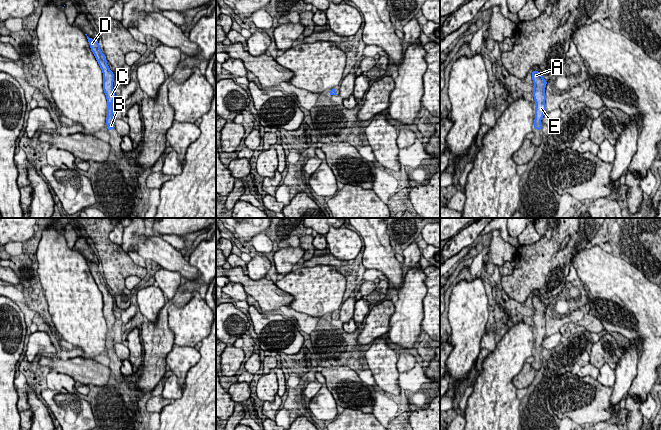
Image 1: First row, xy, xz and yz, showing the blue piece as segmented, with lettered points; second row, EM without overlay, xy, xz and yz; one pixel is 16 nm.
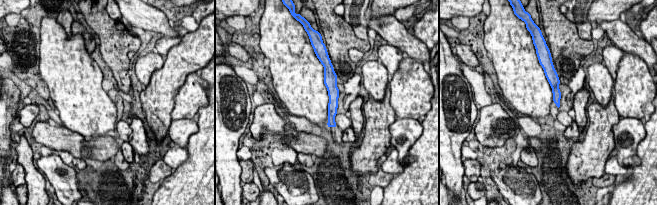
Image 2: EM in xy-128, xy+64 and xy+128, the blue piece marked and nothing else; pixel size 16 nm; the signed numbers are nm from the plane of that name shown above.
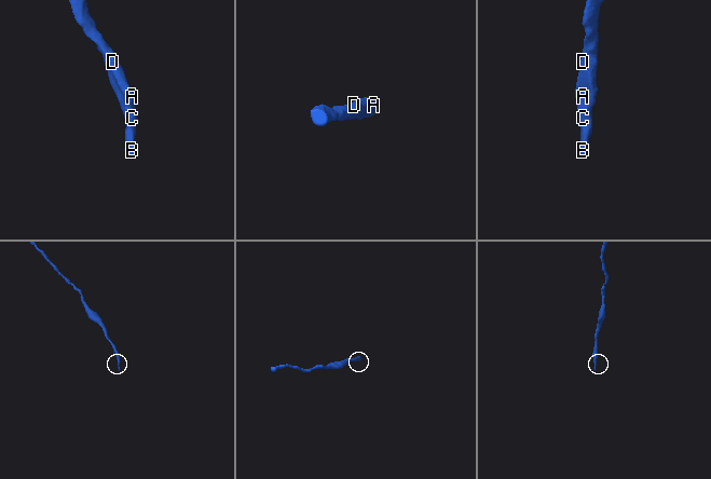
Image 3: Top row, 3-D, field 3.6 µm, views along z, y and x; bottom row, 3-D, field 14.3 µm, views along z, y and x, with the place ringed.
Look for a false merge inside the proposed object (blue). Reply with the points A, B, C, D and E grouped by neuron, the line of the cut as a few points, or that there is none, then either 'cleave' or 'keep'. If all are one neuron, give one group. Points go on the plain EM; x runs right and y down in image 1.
A B C D E; no cut; keep

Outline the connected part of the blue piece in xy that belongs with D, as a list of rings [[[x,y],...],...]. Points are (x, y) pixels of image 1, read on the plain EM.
[[[87,260],[91,275],[93,276],[100,292],[103,297],[103,314],[106,319],[108,333],[107,333],[107,354],[115,353],[114,351],[114,342],[113,342],[113,331],[112,327],[115,323],[115,316],[113,314],[114,298],[110,294],[105,279],[100,273],[100,269],[97,263],[92,263]]]

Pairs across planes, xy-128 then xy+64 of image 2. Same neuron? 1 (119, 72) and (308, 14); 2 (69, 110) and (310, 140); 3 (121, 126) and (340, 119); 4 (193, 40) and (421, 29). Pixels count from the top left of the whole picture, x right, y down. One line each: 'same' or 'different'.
1: different
2: different
3: same
4: same

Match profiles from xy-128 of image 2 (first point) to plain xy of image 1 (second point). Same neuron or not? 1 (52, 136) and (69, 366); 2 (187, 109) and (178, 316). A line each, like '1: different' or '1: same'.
1: same
2: same

